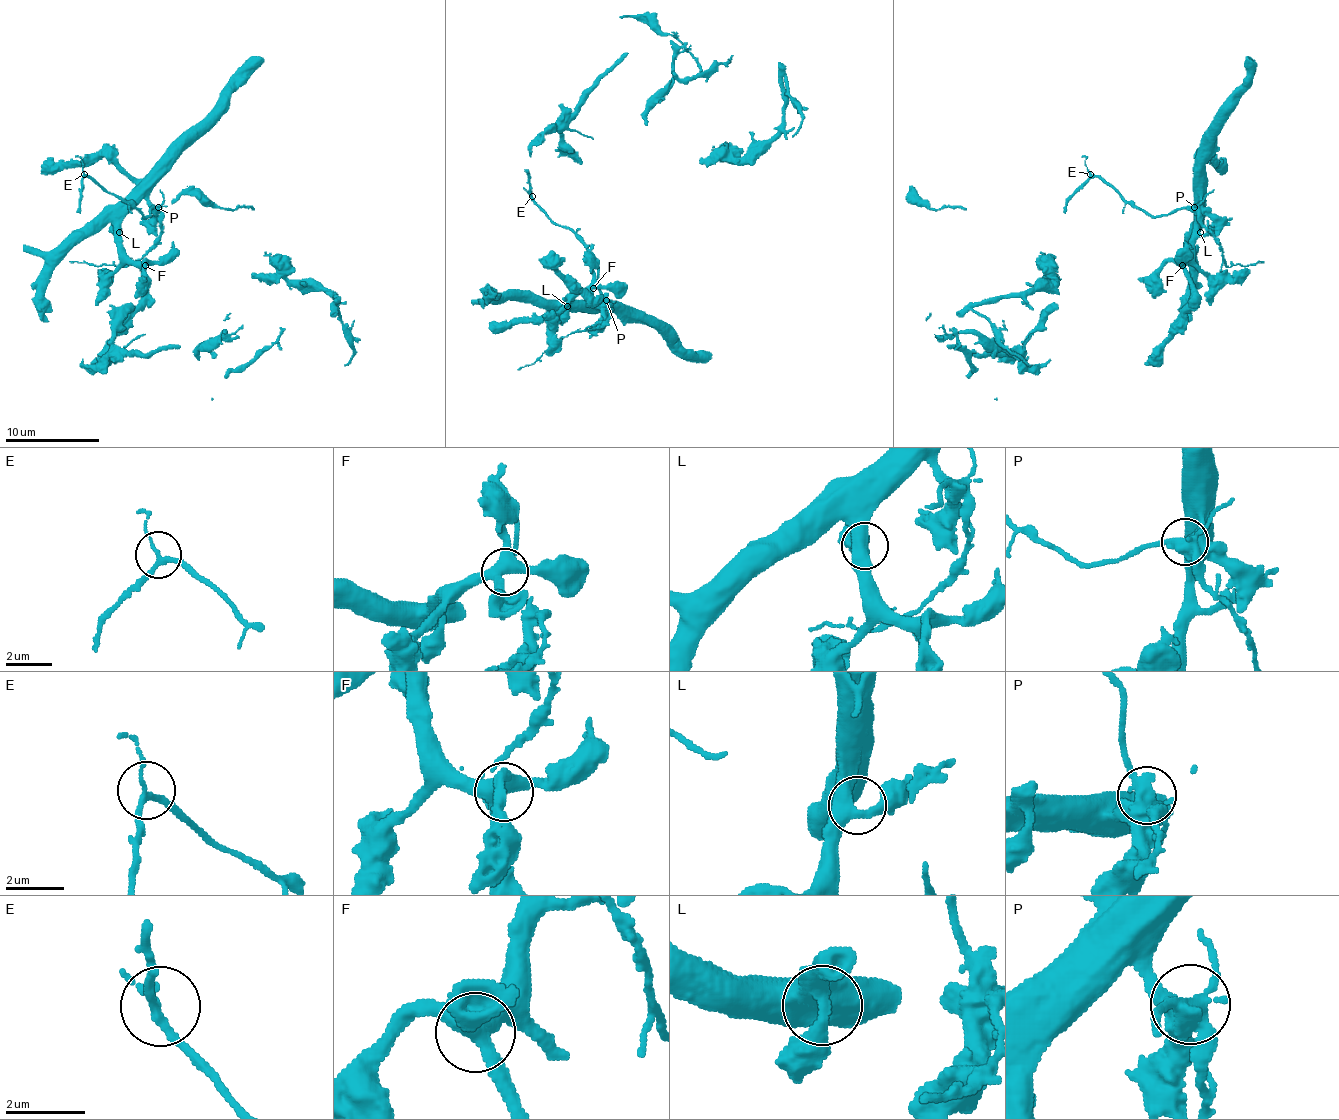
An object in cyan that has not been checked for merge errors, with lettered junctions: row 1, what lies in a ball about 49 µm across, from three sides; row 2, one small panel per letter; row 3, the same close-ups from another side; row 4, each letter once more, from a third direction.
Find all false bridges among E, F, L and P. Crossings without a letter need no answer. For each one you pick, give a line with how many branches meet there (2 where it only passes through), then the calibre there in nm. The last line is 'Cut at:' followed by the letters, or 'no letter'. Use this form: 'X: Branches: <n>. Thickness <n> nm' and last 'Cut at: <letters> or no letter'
P: Branches: 5. Thickness 480 nm
Cut at: P

